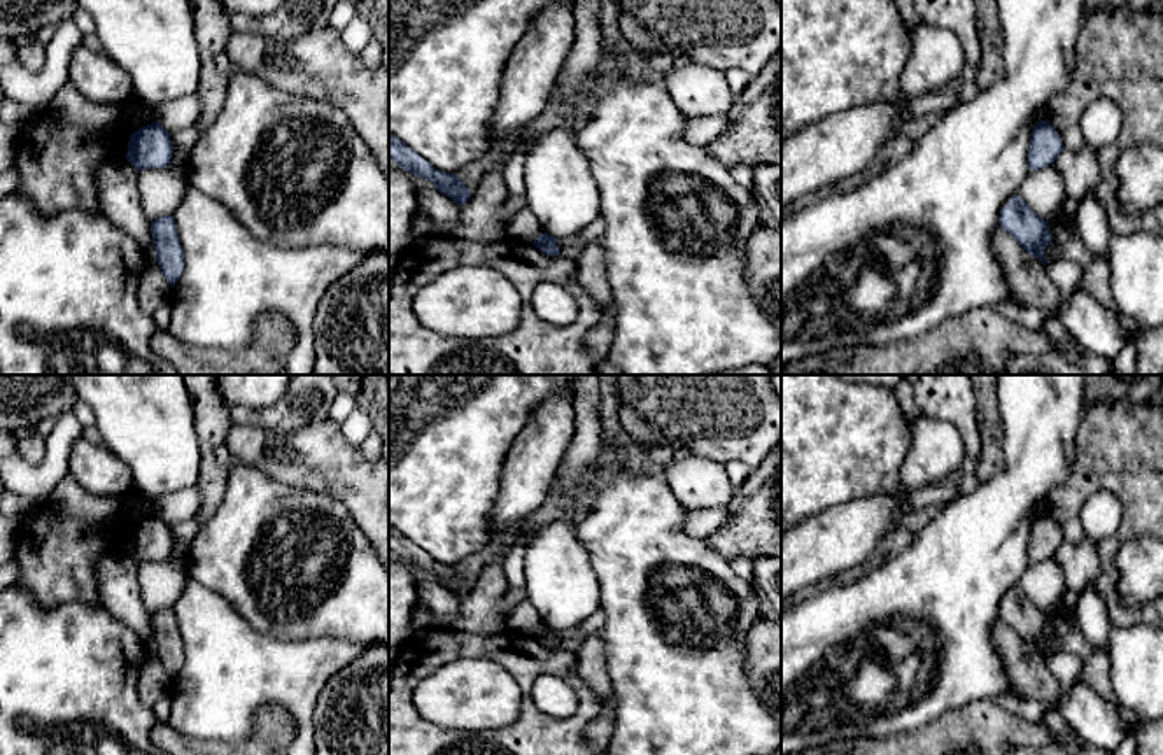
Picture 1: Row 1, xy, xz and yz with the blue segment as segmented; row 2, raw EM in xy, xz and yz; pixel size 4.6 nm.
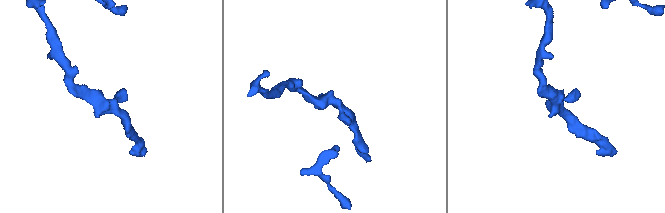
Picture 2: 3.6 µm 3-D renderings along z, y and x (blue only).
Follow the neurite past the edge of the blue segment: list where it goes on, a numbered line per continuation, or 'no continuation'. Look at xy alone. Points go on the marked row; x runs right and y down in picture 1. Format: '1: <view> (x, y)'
no continuation

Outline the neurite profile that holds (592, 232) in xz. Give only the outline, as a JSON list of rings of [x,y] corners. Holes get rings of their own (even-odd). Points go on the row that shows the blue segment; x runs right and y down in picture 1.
[[[599,215],[592,224],[589,224],[585,229],[578,233],[578,242],[573,245],[567,245],[566,249],[560,250],[560,256],[571,259],[576,263],[583,250],[592,243],[597,242],[606,229],[604,217]]]

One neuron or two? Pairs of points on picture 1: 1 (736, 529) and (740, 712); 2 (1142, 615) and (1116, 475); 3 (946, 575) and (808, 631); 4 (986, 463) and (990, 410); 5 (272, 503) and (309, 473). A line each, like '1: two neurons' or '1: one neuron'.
1: two neurons
2: one neuron
3: one neuron
4: one neuron
5: two neurons

